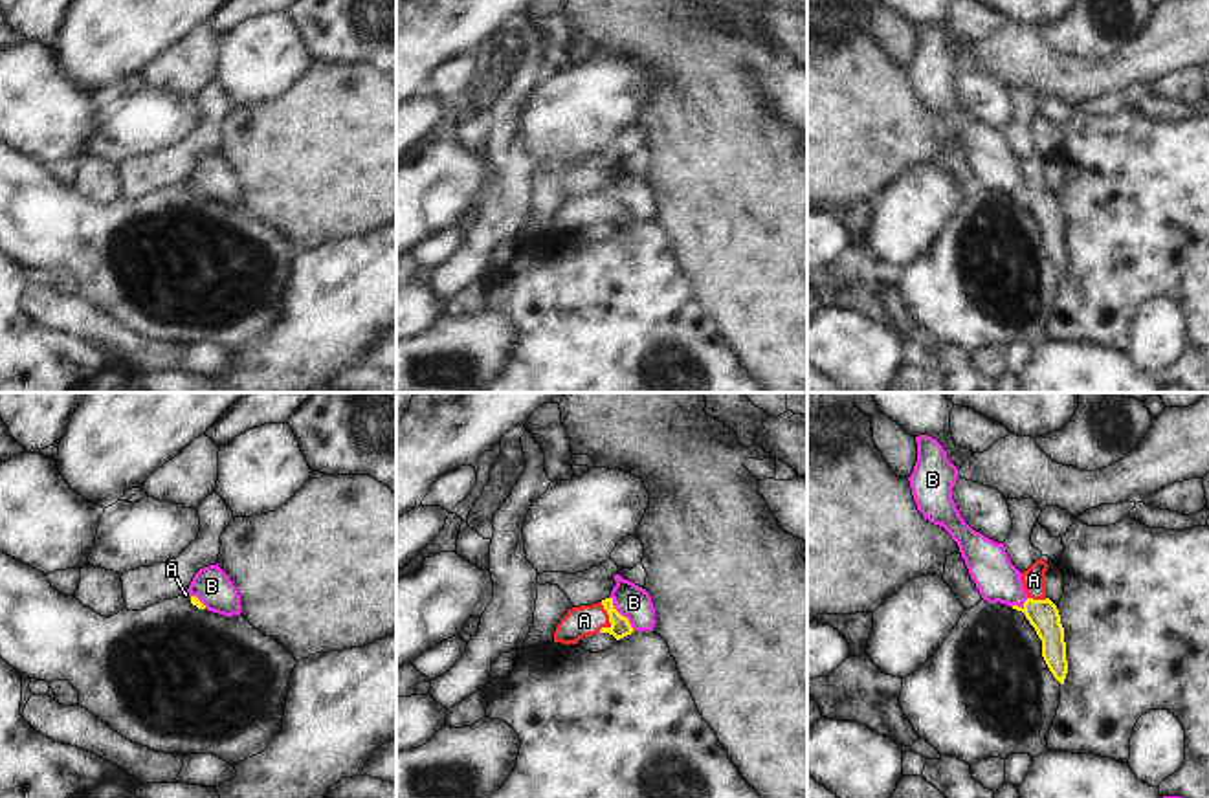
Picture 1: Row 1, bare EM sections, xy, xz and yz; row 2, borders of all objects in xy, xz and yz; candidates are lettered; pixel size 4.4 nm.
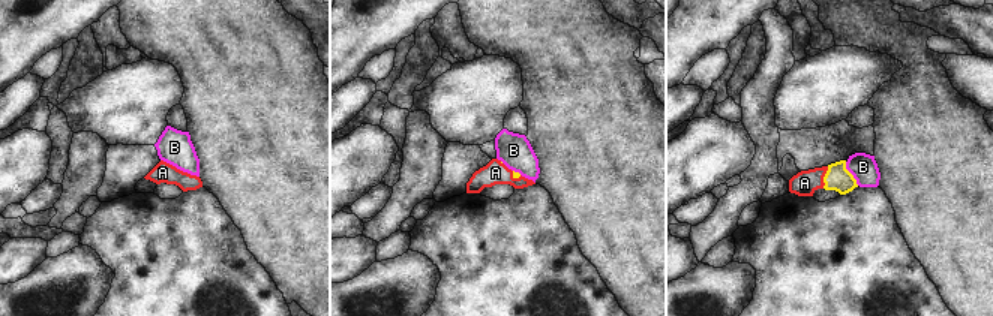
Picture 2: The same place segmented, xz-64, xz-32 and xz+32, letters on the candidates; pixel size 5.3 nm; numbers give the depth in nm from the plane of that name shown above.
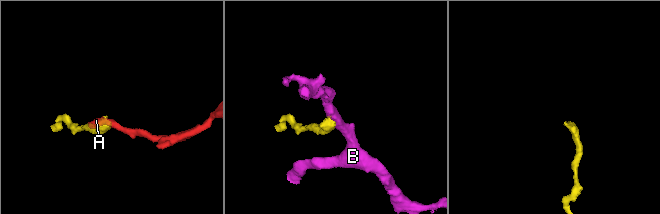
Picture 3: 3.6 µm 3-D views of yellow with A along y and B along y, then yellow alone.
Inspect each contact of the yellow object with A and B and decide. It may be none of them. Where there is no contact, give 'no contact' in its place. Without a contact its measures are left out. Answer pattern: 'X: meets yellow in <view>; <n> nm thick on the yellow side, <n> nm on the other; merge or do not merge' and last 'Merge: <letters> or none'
A: meets yellow in xz; 90 nm thick on the yellow side, 140 nm on the other; merge
B: meets yellow in xz; 90 nm thick on the yellow side, 150 nm on the other; do not merge
Merge: A

